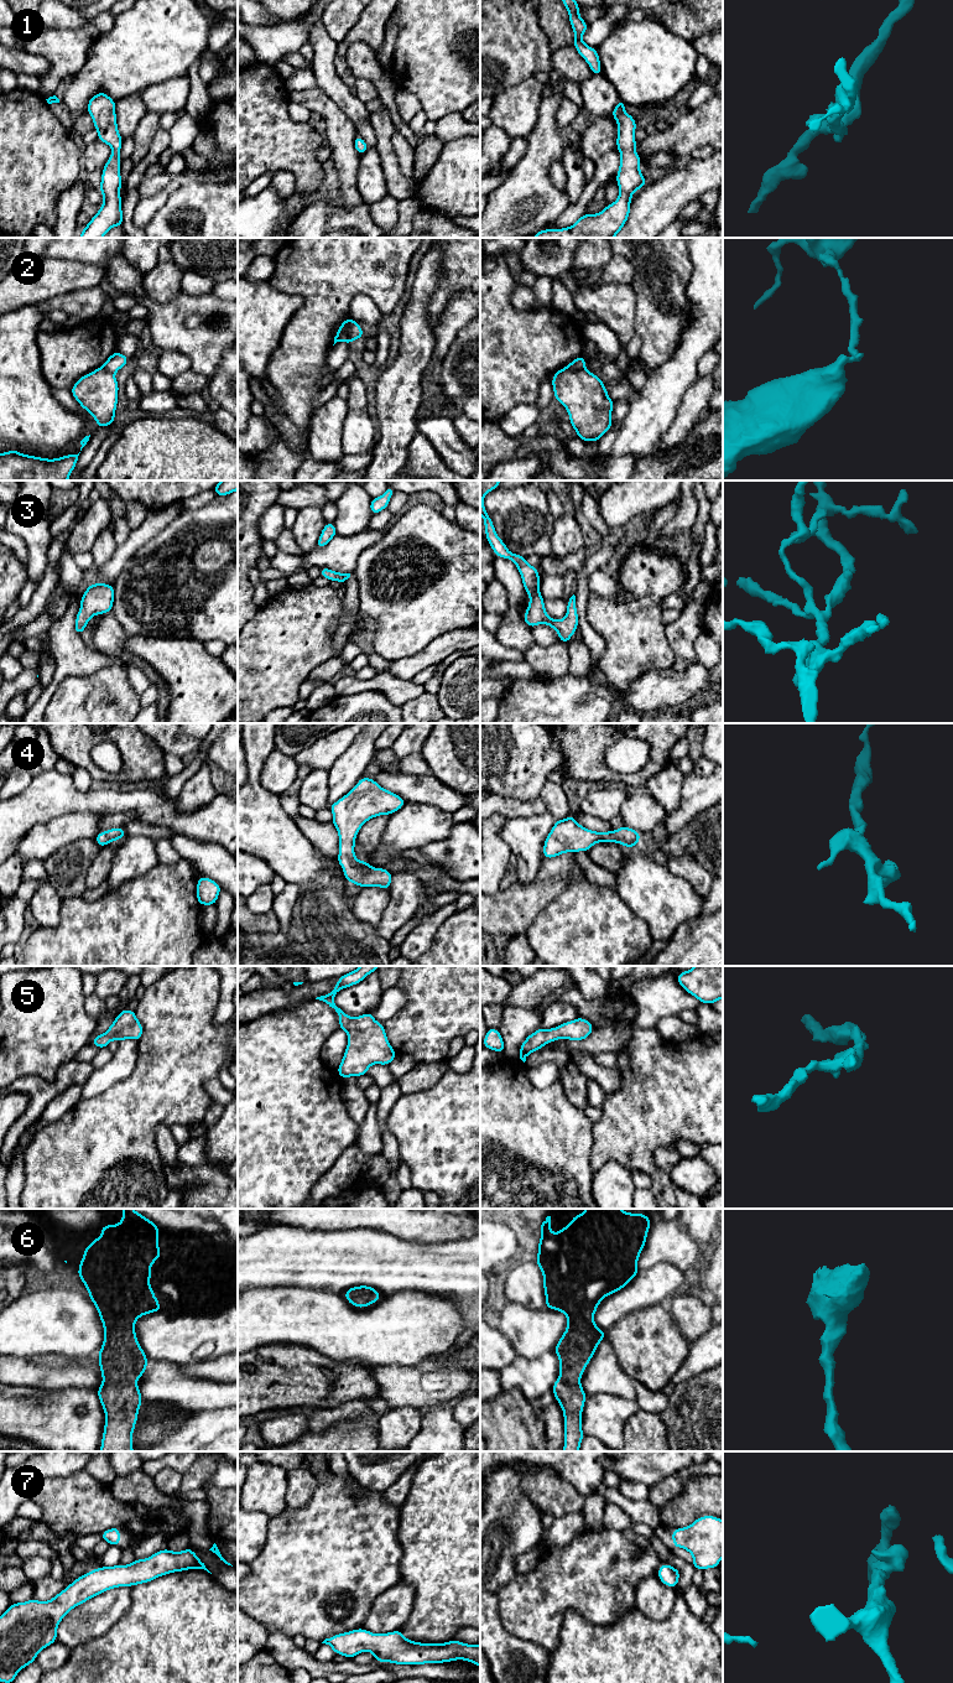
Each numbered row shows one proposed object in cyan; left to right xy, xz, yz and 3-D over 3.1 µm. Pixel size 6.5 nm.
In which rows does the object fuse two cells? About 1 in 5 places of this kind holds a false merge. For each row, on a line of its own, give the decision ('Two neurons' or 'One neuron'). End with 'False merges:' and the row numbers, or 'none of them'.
1: One neuron
2: Two neurons
3: One neuron
4: One neuron
5: One neuron
6: One neuron
7: One neuron
False merges: 2

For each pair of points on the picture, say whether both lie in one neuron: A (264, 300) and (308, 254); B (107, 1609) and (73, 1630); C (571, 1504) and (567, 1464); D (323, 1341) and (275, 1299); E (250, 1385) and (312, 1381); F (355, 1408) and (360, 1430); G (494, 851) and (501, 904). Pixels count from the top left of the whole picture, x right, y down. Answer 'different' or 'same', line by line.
A: different
B: same
C: different
D: same
E: same
F: different
G: different

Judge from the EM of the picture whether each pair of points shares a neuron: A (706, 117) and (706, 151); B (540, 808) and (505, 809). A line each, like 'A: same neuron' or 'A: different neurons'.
A: different neurons
B: same neuron

